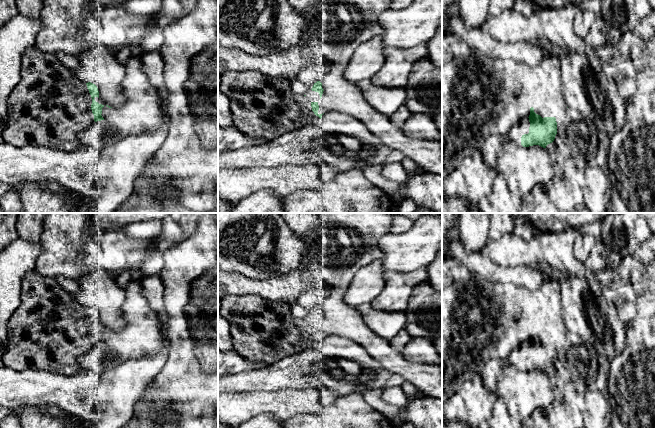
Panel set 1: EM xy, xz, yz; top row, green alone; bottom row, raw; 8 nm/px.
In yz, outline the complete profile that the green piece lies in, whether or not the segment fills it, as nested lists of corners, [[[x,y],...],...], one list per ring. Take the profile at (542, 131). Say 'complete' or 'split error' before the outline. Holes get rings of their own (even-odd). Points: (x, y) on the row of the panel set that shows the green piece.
split error; [[[530,108],[528,118],[522,119],[513,125],[508,133],[509,140],[523,147],[539,145],[543,148],[552,143],[557,134],[557,122],[555,117],[544,117]]]

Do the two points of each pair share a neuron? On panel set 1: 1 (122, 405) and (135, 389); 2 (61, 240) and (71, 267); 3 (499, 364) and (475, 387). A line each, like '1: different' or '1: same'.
1: same
2: same
3: different

